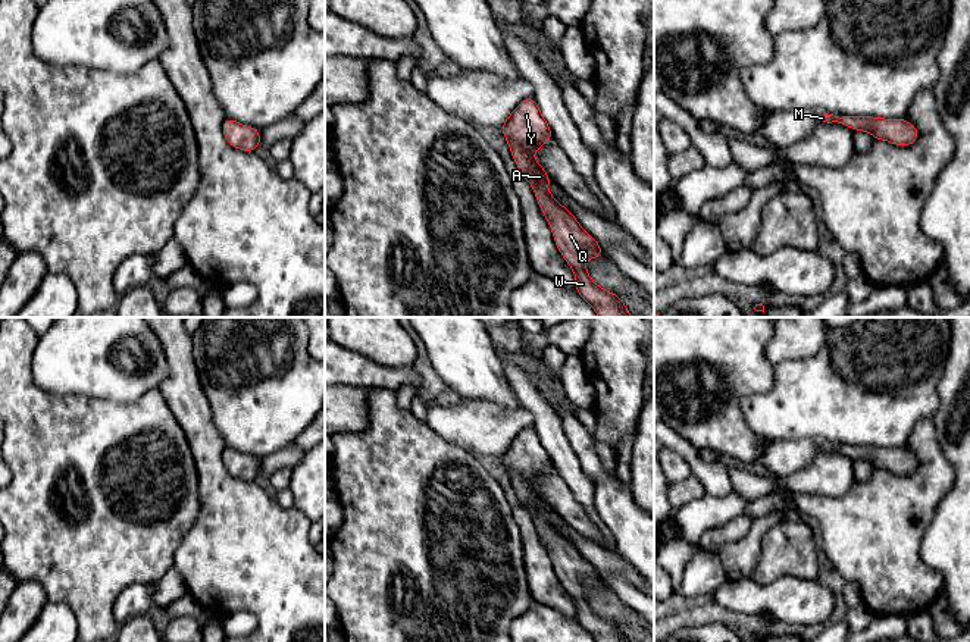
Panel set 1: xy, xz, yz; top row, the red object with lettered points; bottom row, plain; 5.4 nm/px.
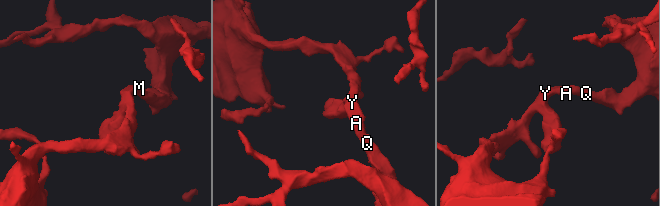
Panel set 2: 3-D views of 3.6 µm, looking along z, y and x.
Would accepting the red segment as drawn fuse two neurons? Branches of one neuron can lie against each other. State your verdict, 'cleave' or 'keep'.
keep

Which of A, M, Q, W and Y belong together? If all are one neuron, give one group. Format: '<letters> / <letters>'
A M Q W Y

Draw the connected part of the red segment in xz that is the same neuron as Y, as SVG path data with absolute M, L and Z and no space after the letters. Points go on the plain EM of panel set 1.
M534 426L519 432L501 454L501 460L522 507L534 516L539 538L551 554L557 577L575 602L578 623L595 642L629 642L620 626L595 614L586 601L585 589L601 586L601 574L578 552L573 542L547 520L547 514L553 510L532 480L547 473L553 464Z

